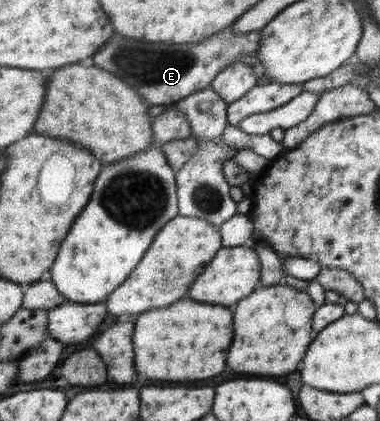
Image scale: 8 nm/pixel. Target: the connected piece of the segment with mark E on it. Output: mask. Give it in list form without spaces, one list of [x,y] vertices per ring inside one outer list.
[[[231,25],[222,32],[205,38],[203,42],[157,43],[157,45],[149,43],[149,57],[145,41],[115,37],[93,59],[97,67],[109,69],[111,73],[117,73],[117,77],[128,82],[151,107],[171,105],[191,96],[192,93],[211,88],[215,77],[229,65],[245,63],[256,69],[259,65],[257,54],[261,46],[261,36],[261,30],[237,34]]]

